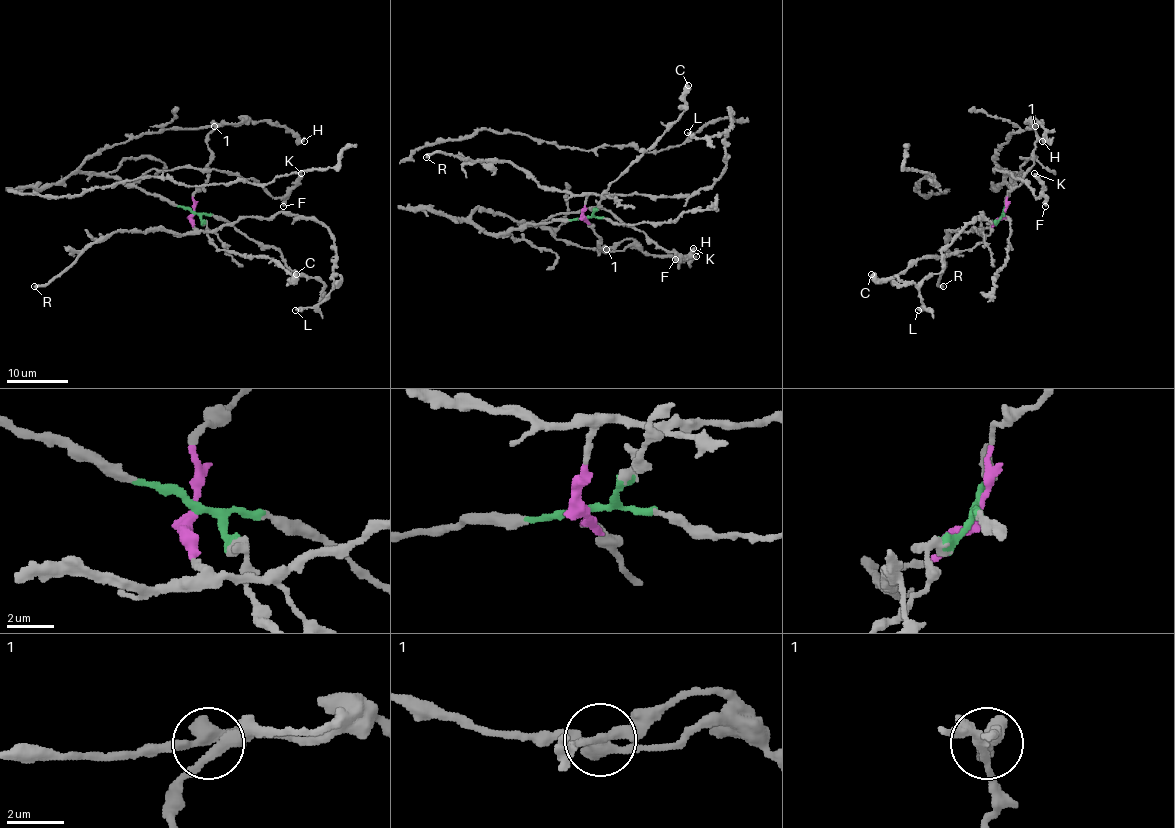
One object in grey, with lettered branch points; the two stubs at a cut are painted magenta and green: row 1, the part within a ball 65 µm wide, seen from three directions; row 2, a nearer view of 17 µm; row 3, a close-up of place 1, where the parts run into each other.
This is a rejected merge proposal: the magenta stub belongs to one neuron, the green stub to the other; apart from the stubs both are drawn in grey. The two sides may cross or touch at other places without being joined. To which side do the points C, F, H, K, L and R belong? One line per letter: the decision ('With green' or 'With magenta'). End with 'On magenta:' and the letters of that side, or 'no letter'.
C: With green
F: With green
H: With green
K: With green
L: With magenta
R: With magenta
On magenta: L, R

